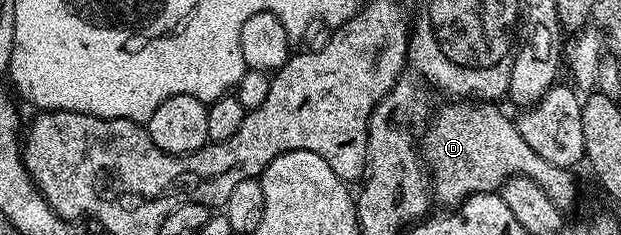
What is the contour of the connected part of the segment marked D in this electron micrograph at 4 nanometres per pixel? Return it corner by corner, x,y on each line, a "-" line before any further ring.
470,101
454,106
458,107
442,107
439,111
437,108
420,139
420,154
428,168
433,198
437,202
439,199
446,209
457,207
469,195
497,192
517,175
534,179
560,208
569,209
577,201
575,172
568,167
552,165
552,161
544,161
544,157
535,153
528,141
520,137
517,122
509,119
498,105
490,101

